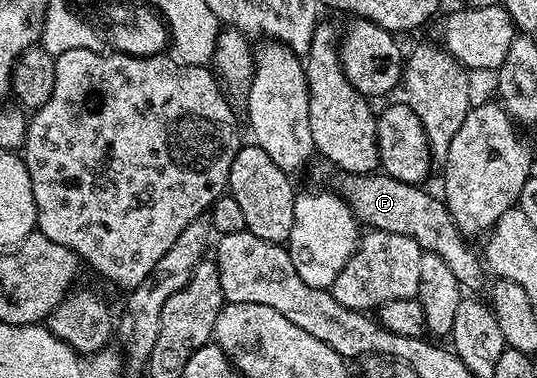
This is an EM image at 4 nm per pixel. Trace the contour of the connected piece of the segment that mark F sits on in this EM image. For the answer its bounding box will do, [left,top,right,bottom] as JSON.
[338,171,486,291]

